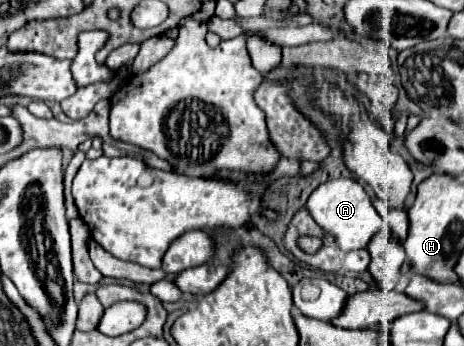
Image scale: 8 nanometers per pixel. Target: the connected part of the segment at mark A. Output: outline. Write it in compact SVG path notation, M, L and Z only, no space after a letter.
M337 178L337 180L329 180L329 182L321 184L307 200L307 210L311 212L315 222L323 224L323 228L327 228L327 232L331 232L331 236L335 236L335 240L339 240L339 248L345 252L367 248L371 238L377 232L385 230L383 218L371 204L369 196L361 188L361 184L355 182L355 178Z

